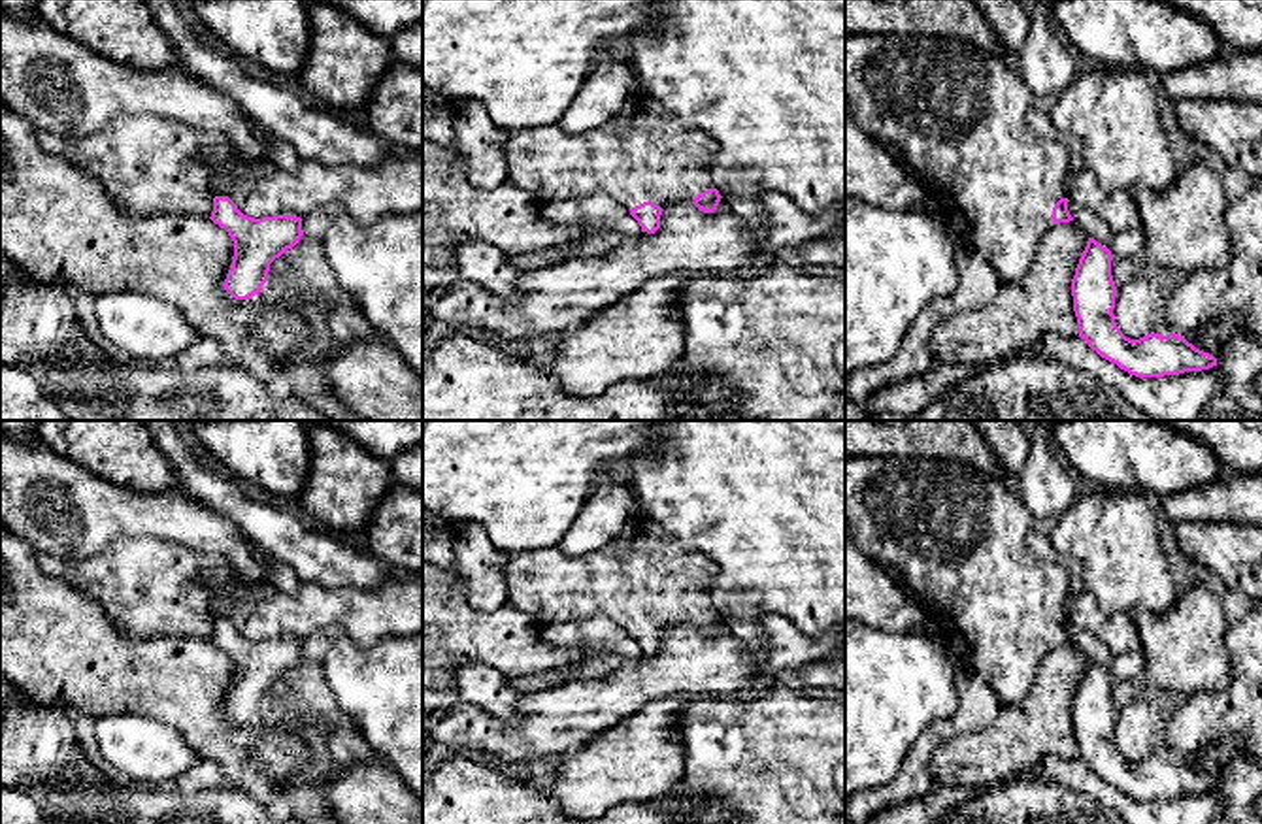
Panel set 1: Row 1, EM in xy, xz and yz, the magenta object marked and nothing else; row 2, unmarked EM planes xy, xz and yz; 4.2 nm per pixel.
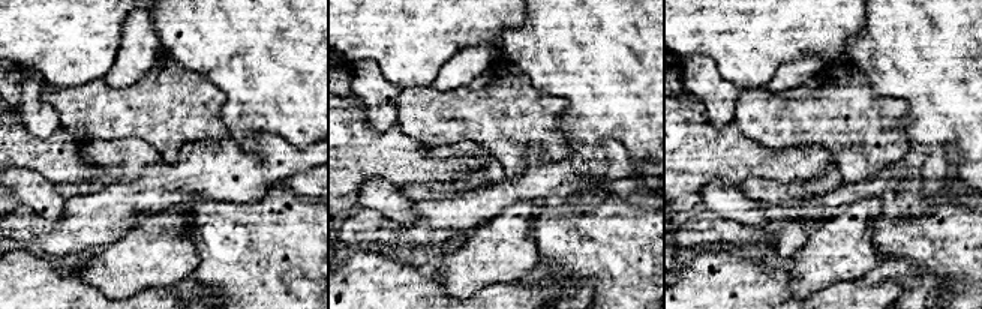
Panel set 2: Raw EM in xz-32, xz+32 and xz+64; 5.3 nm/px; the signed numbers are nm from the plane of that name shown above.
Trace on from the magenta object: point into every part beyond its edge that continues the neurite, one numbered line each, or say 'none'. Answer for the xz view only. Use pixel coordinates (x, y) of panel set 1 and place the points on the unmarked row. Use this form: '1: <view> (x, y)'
1: xz (642, 576)

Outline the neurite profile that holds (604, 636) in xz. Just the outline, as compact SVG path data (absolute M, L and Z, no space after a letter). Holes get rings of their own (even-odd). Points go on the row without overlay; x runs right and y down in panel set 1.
M604 617L581 622L540 624L543 643L560 649L590 647L592 652L575 667L558 667L547 673L511 677L515 690L540 692L560 686L568 681L600 679L621 667L630 656L639 656L641 649L617 622Z

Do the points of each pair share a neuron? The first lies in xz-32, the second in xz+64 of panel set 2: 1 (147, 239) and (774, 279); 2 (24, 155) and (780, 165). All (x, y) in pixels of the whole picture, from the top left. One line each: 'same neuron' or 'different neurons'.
1: different neurons
2: same neuron

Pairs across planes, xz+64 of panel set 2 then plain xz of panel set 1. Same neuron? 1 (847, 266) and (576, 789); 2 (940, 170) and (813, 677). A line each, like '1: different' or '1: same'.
1: same
2: different

